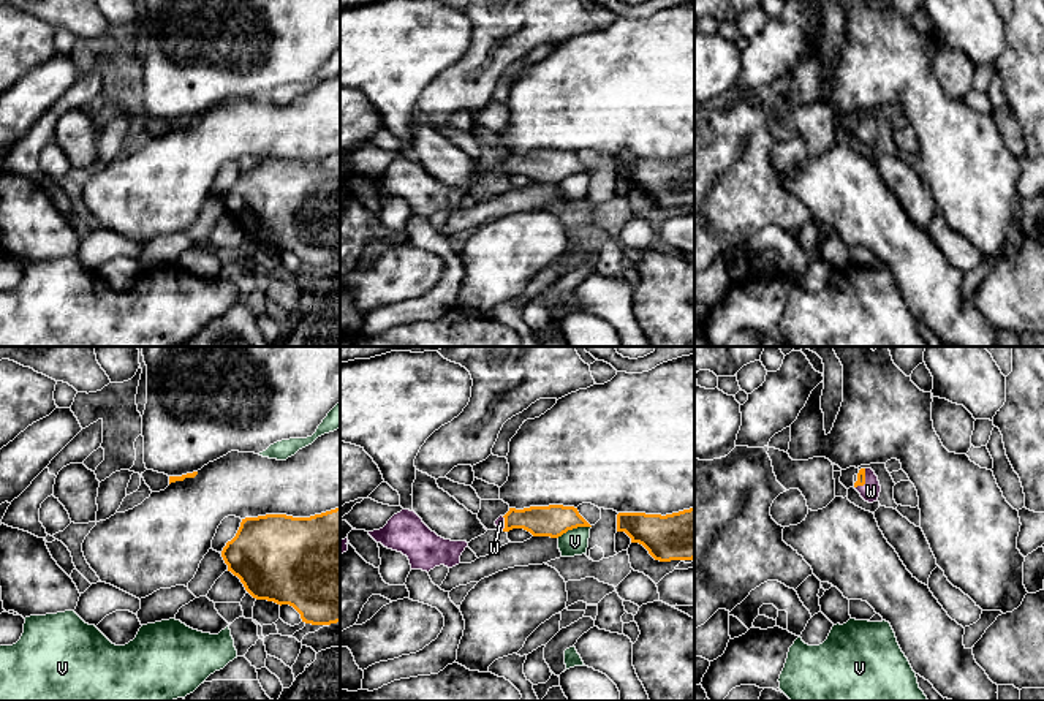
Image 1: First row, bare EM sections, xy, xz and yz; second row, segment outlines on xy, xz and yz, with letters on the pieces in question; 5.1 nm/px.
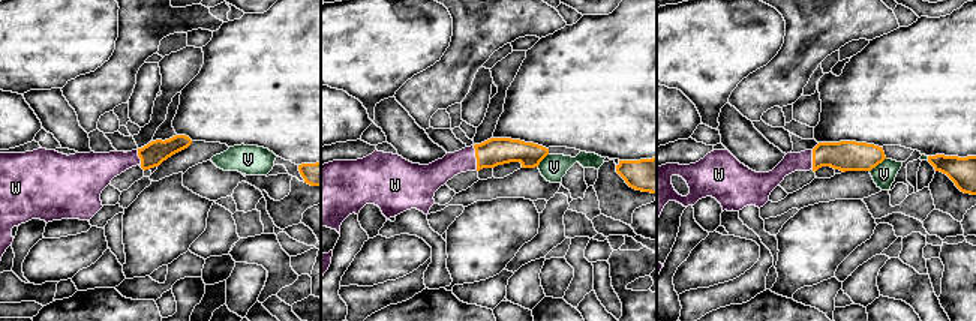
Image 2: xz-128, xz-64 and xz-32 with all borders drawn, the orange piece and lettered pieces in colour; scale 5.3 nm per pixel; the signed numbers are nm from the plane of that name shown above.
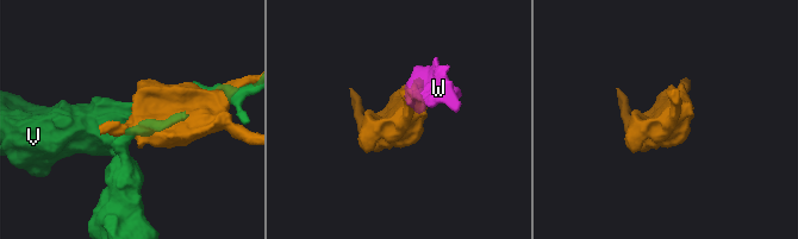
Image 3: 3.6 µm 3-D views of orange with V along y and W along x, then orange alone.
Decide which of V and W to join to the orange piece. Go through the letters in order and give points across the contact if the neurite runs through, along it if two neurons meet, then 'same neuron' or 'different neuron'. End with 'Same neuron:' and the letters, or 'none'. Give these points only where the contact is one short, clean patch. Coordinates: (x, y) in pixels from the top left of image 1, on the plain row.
V: different neuron
W: same neuron
Same neuron: W

